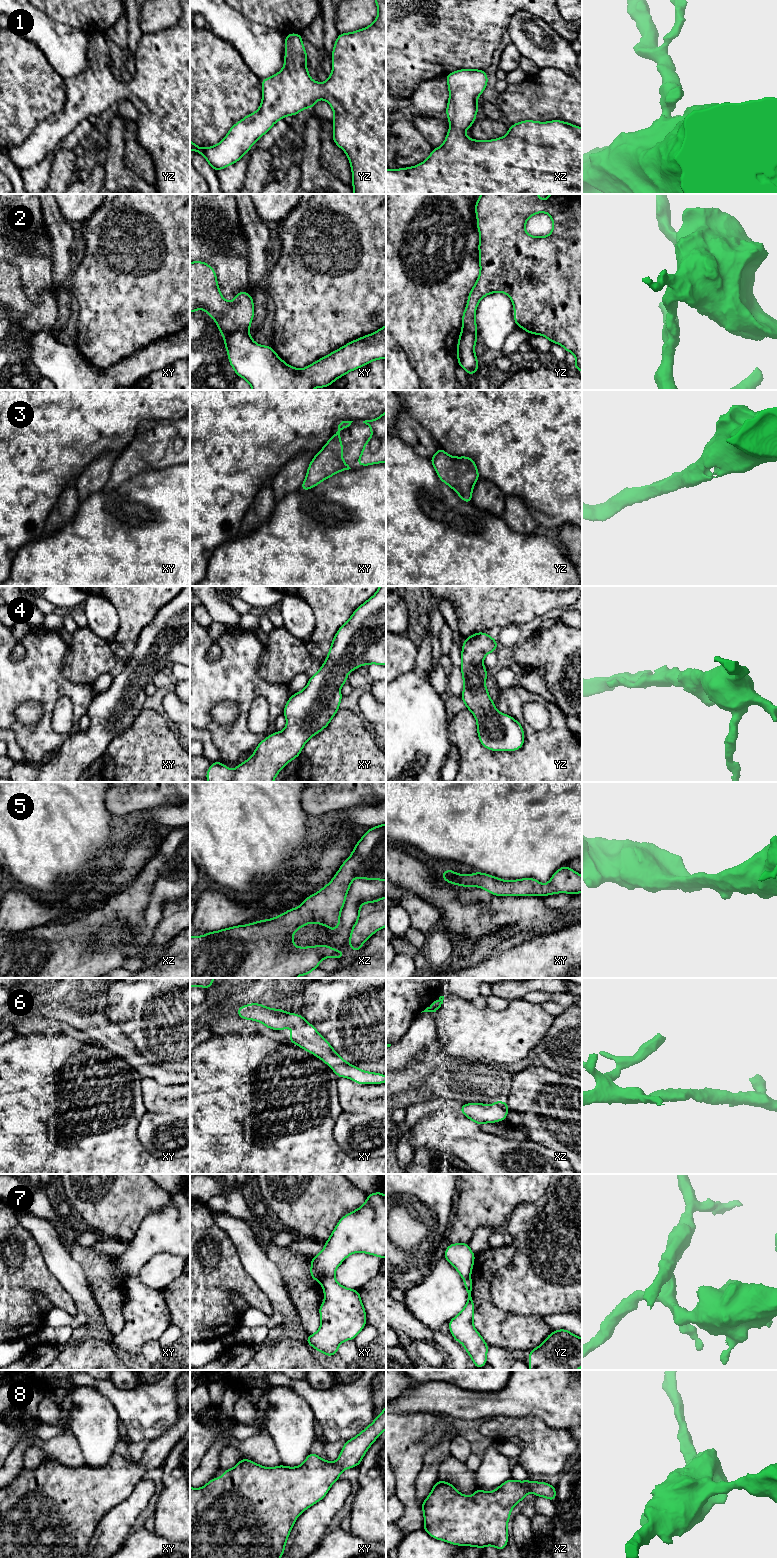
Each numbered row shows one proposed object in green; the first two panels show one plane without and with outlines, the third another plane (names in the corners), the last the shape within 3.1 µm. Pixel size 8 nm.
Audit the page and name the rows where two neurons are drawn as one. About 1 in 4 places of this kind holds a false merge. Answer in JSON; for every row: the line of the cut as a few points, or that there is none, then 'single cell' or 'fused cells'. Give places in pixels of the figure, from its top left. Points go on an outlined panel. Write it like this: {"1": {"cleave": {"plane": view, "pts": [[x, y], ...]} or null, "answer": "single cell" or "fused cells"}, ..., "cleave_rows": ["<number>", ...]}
{"1": {"cleave": null, "answer": "single cell"}, "2": {"cleave": {"plane": "xy", "pts": [[247, 331], [233, 331], [224, 336]]}, "answer": "fused cells"}, "3": {"cleave": null, "answer": "single cell"}, "4": {"cleave": null, "answer": "single cell"}, "5": {"cleave": null, "answer": "single cell"}, "6": {"cleave": null, "answer": "single cell"}, "7": {"cleave": {"plane": "xy", "pts": [[333, 1275], [326, 1276], [320, 1281]]}, "answer": "fused cells"}, "8": {"cleave": null, "answer": "single cell"}, "cleave_rows": ["2", "7"]}

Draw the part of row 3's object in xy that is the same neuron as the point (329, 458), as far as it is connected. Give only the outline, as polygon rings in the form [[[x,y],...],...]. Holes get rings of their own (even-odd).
[[[342,421],[338,425],[338,431],[328,440],[324,447],[315,454],[309,464],[306,478],[300,489],[307,491],[320,482],[332,477],[335,473],[351,469],[343,460],[343,444],[340,438],[340,431],[349,427],[353,421]]]

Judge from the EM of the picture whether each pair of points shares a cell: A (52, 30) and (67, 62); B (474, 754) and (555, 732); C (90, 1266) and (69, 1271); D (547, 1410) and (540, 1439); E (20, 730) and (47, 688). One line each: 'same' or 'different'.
A: same
B: same
C: different
D: different
E: same

